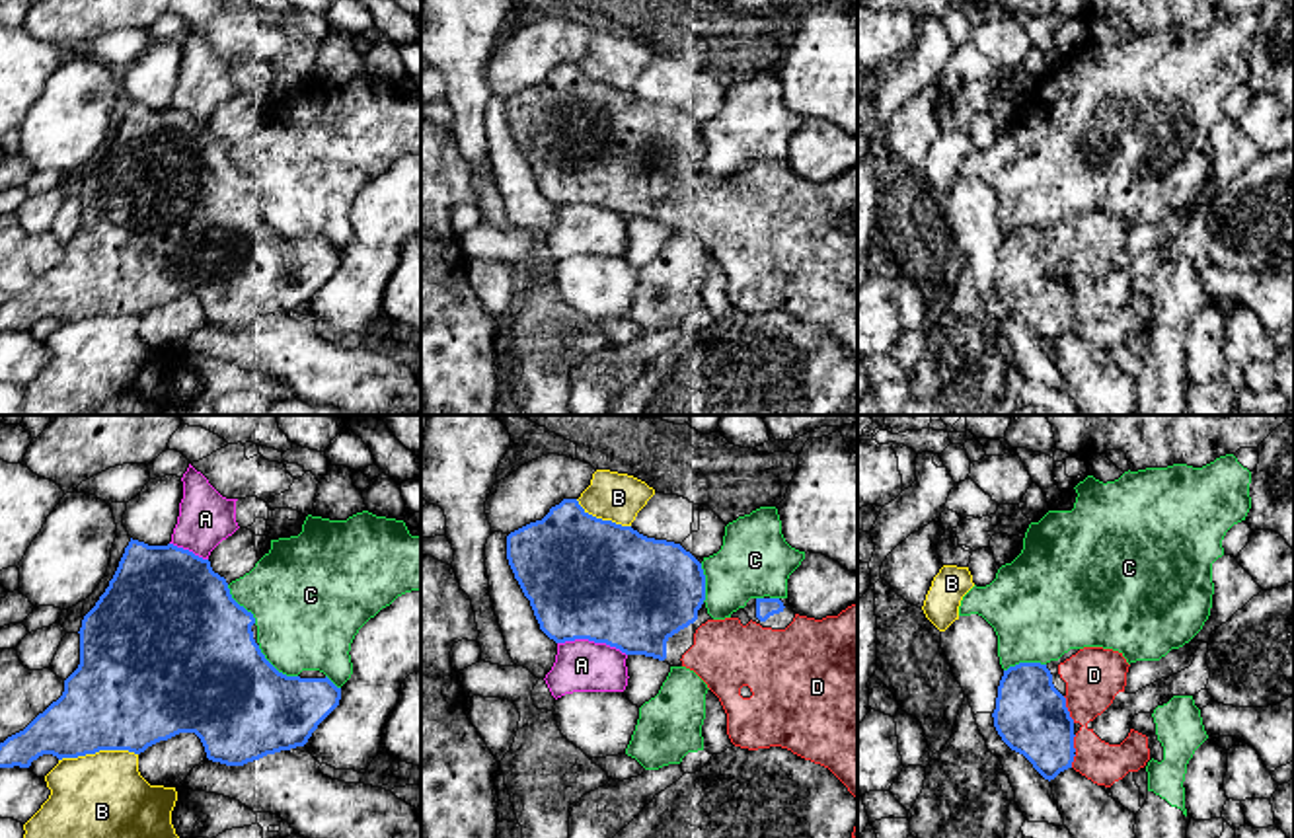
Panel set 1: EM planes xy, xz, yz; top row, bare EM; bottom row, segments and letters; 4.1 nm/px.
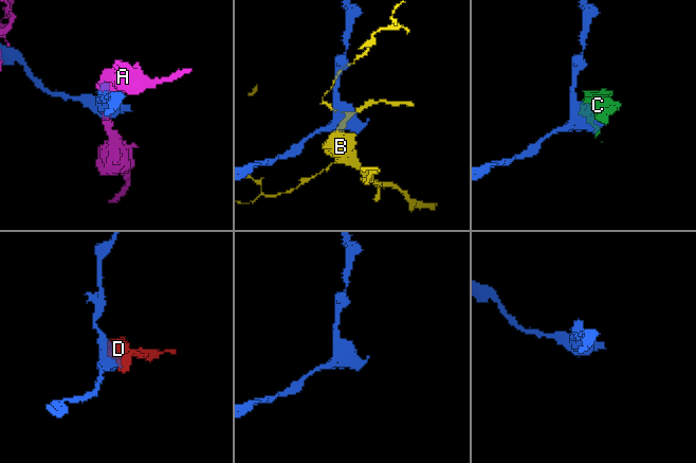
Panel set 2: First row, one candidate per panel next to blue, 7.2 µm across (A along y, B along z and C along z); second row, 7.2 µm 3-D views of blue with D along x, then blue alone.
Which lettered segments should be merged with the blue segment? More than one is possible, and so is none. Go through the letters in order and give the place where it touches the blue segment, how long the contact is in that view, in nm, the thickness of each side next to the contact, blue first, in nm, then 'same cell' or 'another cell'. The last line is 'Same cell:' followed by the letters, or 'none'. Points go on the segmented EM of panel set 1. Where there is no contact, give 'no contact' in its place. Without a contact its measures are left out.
A: xz (593, 640) | 300 nm | 500/220 nm | another cell
B: xy (98, 751) | 320 nm | 440/360 nm | another cell
C: xy (273, 667) | 220 nm | 460/420 nm | another cell
D: yz (1066, 710) | 120 nm | 300/240 nm | same cell
Same cell: D

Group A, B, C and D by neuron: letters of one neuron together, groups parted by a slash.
A / B / C / D

